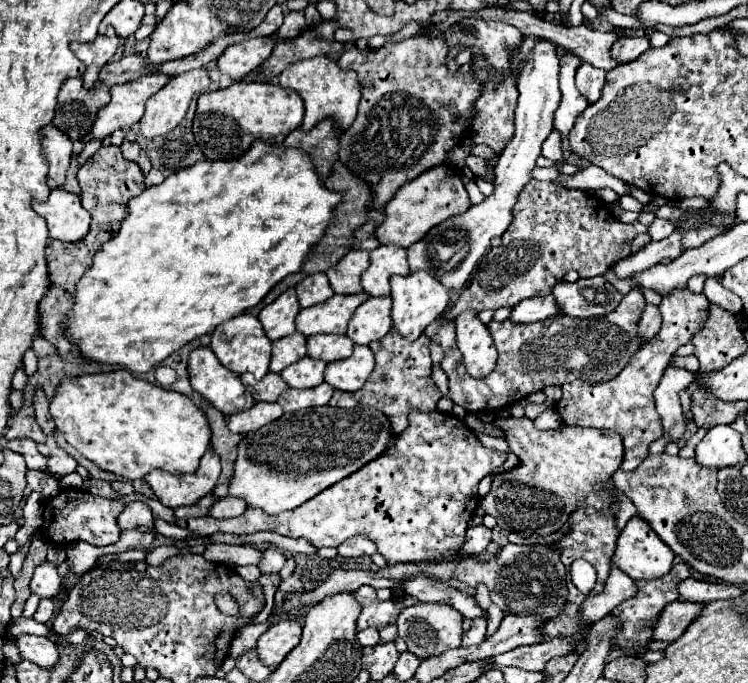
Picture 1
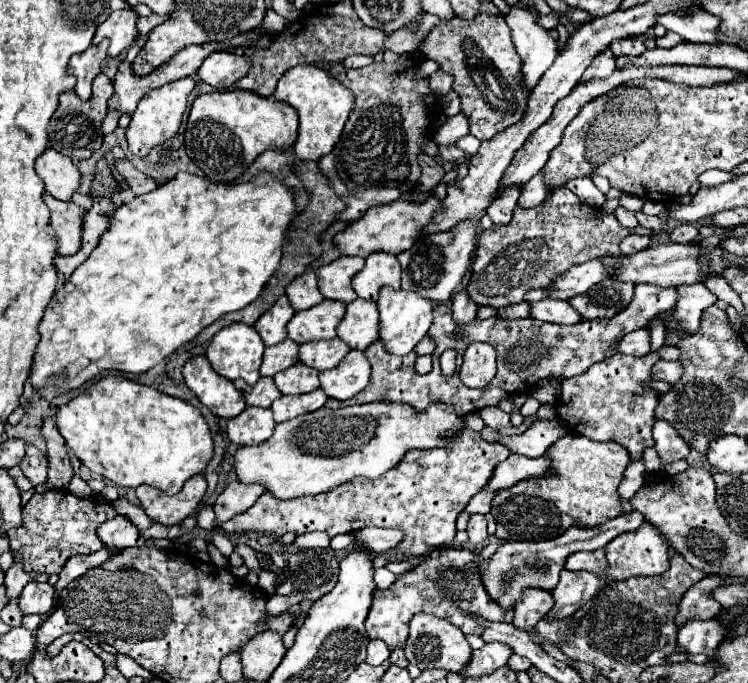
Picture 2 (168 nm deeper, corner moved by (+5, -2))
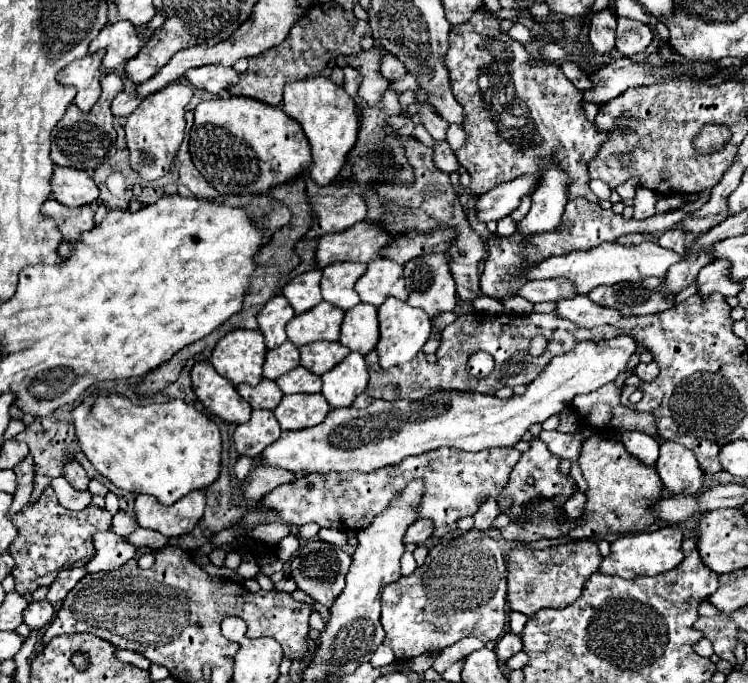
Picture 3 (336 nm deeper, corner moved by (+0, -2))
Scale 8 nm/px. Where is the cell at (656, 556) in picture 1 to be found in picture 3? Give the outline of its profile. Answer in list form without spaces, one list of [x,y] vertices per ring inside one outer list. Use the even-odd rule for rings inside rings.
[[[661,527],[657,531],[649,531],[641,535],[621,535],[611,543],[611,553],[603,557],[599,565],[599,573],[619,575],[623,579],[633,579],[639,575],[649,575],[649,577],[661,575],[665,571],[671,571],[683,561],[681,541],[683,541],[683,533],[679,527]]]

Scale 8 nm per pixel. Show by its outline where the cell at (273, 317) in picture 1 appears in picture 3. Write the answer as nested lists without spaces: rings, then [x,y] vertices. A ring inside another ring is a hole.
[[[283,295],[273,297],[259,313],[257,321],[259,321],[259,329],[265,335],[265,345],[269,349],[279,347],[283,341],[287,341],[285,335],[285,325],[291,321],[293,317],[293,307],[289,305],[289,301]]]

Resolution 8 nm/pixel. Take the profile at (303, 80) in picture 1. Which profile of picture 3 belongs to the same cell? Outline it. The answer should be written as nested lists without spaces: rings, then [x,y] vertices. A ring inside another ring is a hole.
[[[319,75],[291,81],[289,85],[285,85],[281,109],[301,123],[309,139],[313,157],[313,163],[309,165],[309,177],[315,179],[319,185],[329,185],[345,165],[345,157],[351,151],[351,145],[355,145],[355,133],[359,129],[355,117],[355,103],[343,87]]]

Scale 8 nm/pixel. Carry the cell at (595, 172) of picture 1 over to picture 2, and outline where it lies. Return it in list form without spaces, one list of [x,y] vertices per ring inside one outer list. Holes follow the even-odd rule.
[[[535,175],[522,189],[522,195],[518,199],[518,207],[534,207],[540,205],[546,197],[546,185],[542,175]]]

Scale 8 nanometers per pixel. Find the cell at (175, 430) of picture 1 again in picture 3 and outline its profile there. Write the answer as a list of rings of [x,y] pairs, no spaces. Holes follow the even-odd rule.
[[[119,393],[97,395],[85,411],[85,403],[71,411],[75,437],[81,451],[115,487],[131,493],[147,493],[163,505],[173,505],[193,489],[205,489],[221,471],[221,435],[215,421],[191,403],[173,399],[167,403],[135,405]]]

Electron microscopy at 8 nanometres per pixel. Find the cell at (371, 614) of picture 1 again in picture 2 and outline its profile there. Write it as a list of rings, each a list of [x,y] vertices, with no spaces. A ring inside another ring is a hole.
[[[446,547],[434,549],[430,557],[422,559],[412,571],[406,571],[398,577],[396,585],[380,591],[374,591],[372,609],[366,619],[366,631],[370,639],[382,639],[390,651],[404,649],[408,641],[408,623],[416,613],[430,613],[436,617],[444,617],[452,621],[452,625],[460,627],[462,633],[482,635],[484,625],[476,621],[482,617],[484,621],[500,621],[512,623],[512,609],[502,609],[484,589],[478,569],[478,555],[468,547]]]

